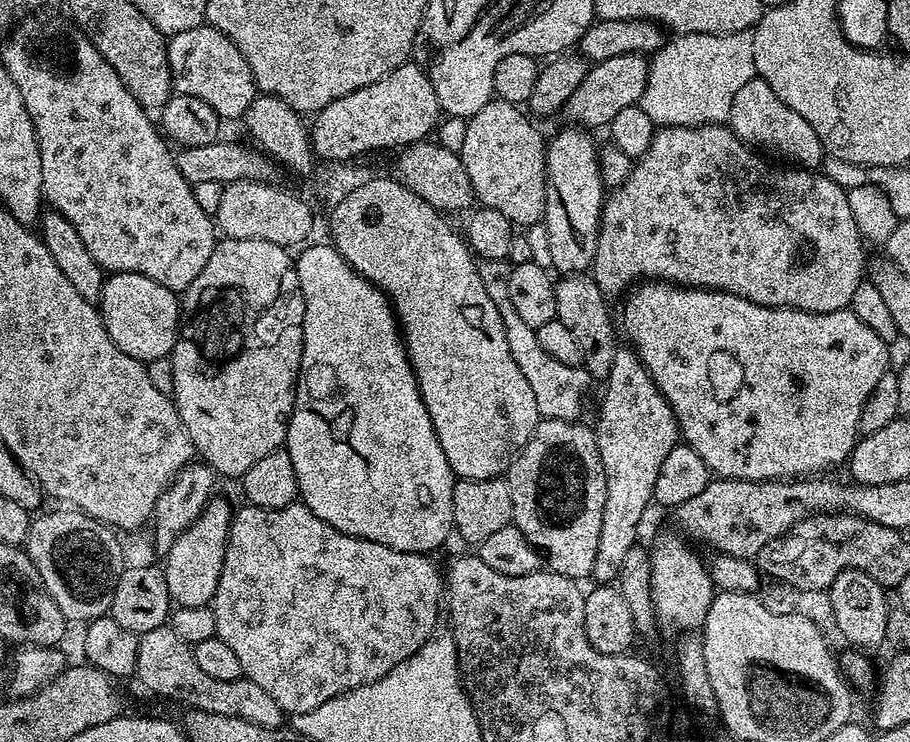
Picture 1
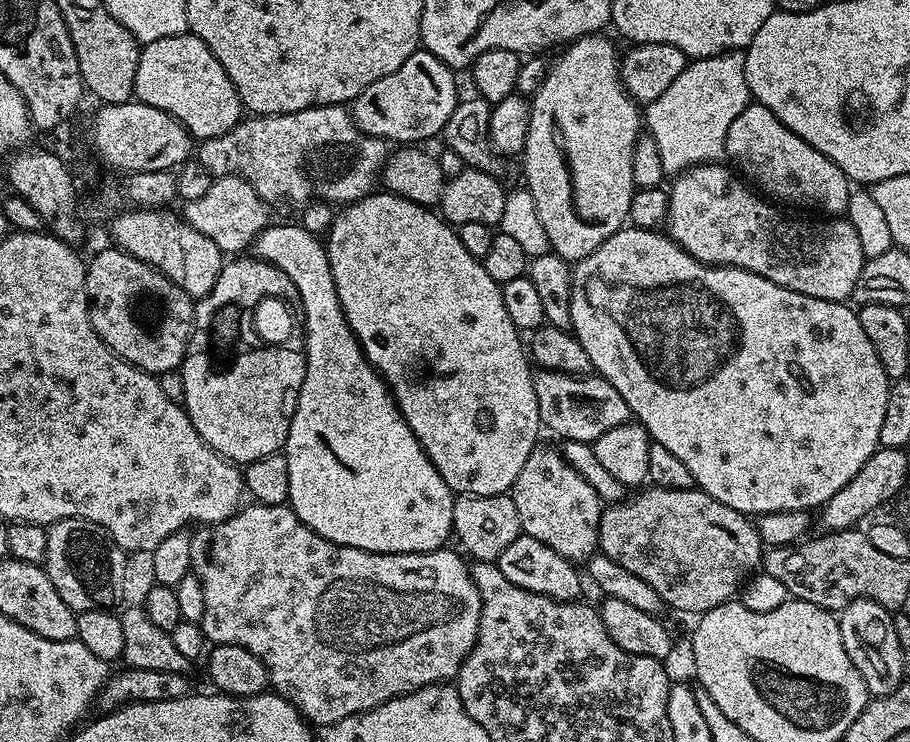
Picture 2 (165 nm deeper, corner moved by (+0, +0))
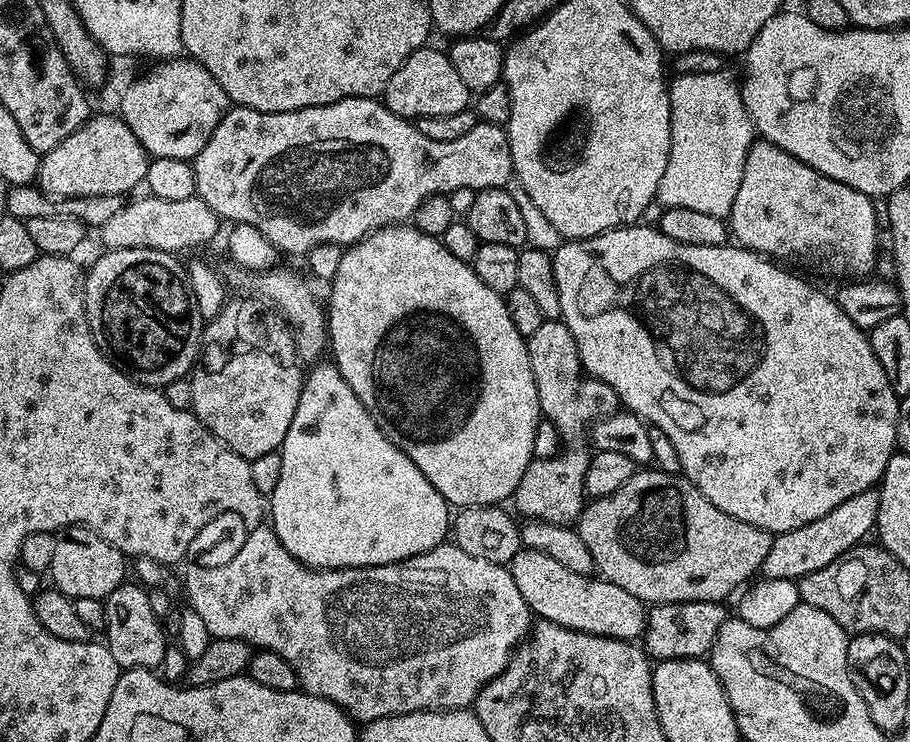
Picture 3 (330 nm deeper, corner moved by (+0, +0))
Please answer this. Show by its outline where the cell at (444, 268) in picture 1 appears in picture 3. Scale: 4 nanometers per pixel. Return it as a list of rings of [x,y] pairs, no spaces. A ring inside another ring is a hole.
[[[408,222],[381,228],[345,247],[337,274],[330,281],[330,287],[332,297],[329,298],[328,304],[326,300],[326,319],[330,356],[331,352],[333,356],[331,359],[342,378],[346,378],[346,382],[354,390],[354,394],[358,394],[365,408],[372,410],[377,404],[381,412],[379,415],[384,415],[398,431],[405,432],[404,440],[402,439],[404,452],[414,462],[414,466],[422,470],[430,486],[434,486],[440,497],[457,509],[496,506],[504,502],[500,500],[506,499],[507,496],[509,499],[515,493],[522,474],[526,474],[526,466],[534,459],[534,430],[541,424],[542,413],[534,370],[530,366],[528,342],[510,318],[507,299],[486,286],[469,261],[450,254],[443,239],[423,233]]]

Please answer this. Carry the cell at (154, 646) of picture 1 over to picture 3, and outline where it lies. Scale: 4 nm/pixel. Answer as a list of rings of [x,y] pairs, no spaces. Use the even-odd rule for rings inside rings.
[[[125,582],[109,594],[104,601],[106,618],[106,643],[110,654],[114,654],[114,662],[122,670],[129,668],[151,668],[159,669],[163,662],[163,655],[166,654],[169,641],[164,633],[164,625],[161,617],[154,614],[148,597],[149,589],[136,582]]]

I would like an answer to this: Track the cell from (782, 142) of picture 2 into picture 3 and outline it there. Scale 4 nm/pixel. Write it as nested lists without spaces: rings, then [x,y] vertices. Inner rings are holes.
[[[760,138],[752,145],[752,149],[748,152],[746,158],[746,166],[744,167],[744,177],[740,183],[738,194],[734,198],[734,206],[730,213],[730,232],[734,237],[737,245],[745,248],[751,248],[753,252],[760,253],[761,256],[769,258],[780,258],[776,256],[797,256],[800,260],[809,260],[812,264],[821,264],[826,271],[832,276],[848,276],[844,278],[868,278],[873,275],[872,267],[876,264],[876,208],[873,197],[862,194],[858,190],[854,190],[850,186],[843,184],[840,180],[822,174],[818,170],[814,170],[802,162],[798,158],[794,158],[786,150],[782,150],[777,144]]]

